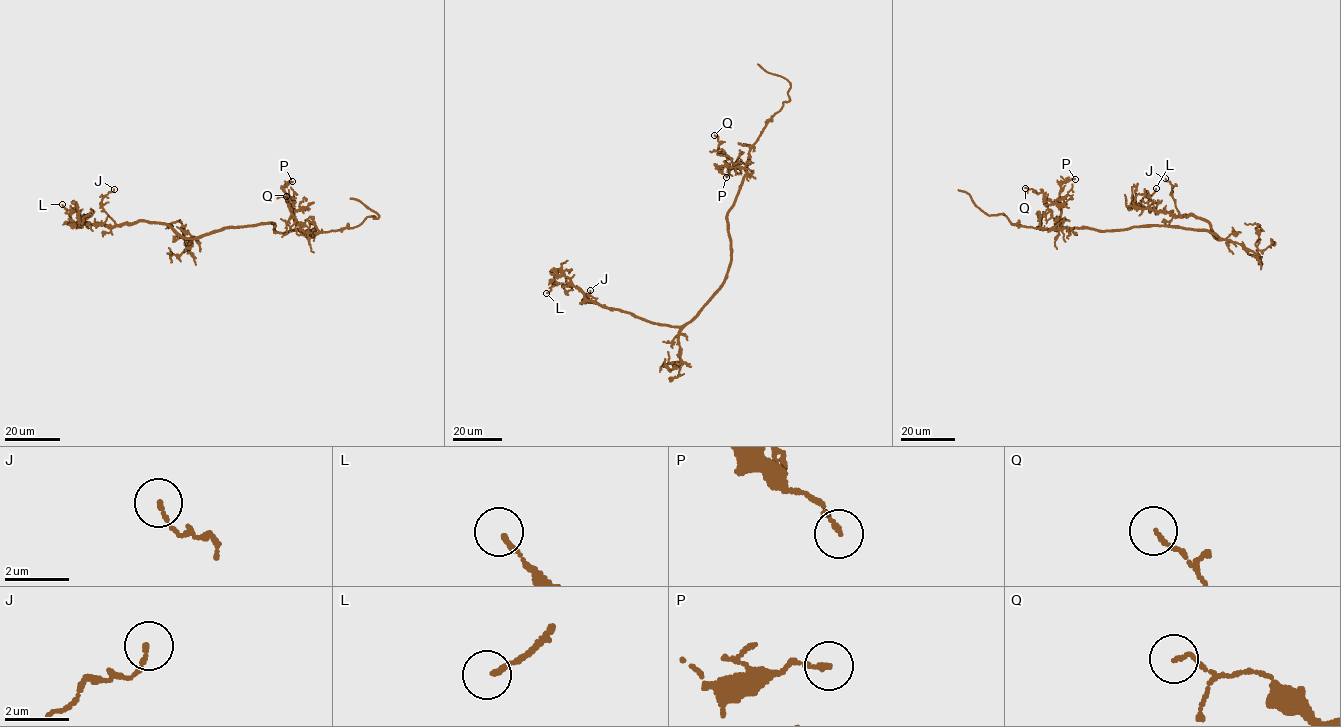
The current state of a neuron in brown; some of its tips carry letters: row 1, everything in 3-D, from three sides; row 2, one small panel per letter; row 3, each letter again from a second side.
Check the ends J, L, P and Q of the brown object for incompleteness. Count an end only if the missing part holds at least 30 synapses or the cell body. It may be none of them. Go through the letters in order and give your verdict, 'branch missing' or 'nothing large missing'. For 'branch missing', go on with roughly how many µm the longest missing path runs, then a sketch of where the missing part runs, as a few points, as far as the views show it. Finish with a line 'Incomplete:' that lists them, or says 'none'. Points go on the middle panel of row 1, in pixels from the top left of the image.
J: nothing large missing
L: nothing large missing
P: nothing large missing
Q: nothing large missing
Incomplete: none

